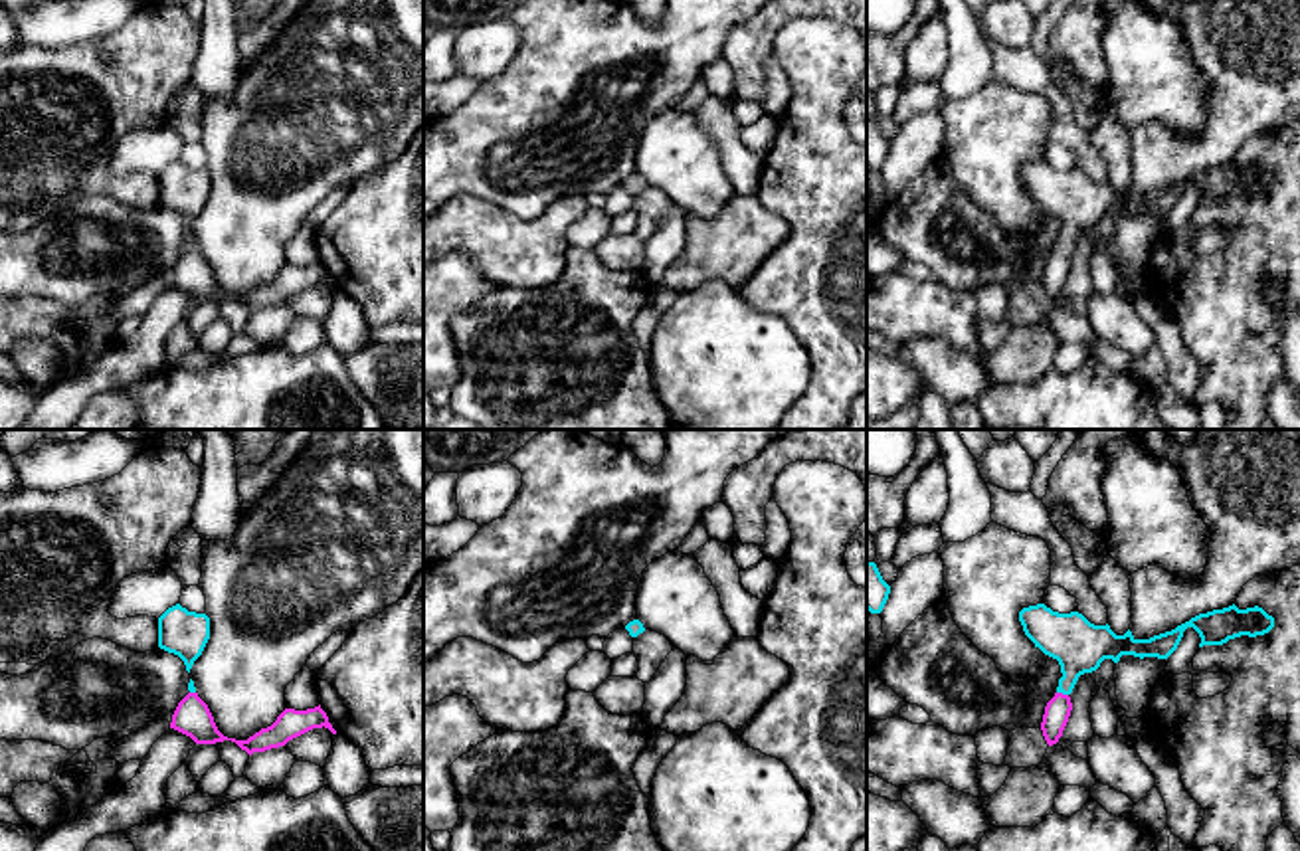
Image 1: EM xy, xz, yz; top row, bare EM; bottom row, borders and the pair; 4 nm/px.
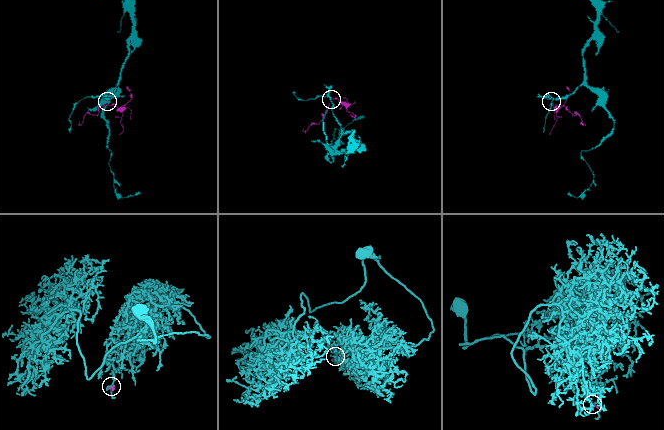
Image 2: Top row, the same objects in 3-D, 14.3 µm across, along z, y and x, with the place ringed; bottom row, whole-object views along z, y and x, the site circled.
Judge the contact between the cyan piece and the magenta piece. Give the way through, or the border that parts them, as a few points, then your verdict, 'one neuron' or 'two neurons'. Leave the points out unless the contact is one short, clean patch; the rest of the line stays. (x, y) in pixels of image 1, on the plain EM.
runs through yz (1079, 202), (1063, 250), (1057, 268); one neuron

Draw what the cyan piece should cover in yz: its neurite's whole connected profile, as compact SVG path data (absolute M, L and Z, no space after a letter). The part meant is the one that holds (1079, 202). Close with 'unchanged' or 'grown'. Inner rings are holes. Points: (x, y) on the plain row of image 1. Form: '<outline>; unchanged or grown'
M1045 160L1023 164L1019 178L1035 204L1059 218L1063 230L1041 279L1049 303L1057 301L1063 293L1072 267L1068 251L1078 234L1096 228L1104 216L1114 220L1122 212L1167 216L1177 206L1187 184L1199 190L1199 204L1223 202L1241 192L1264 192L1274 184L1274 174L1262 164L1239 166L1235 160L1199 170L1175 186L1150 196L1136 196L1130 186L1124 192L1116 192L1108 180L1094 182L1078 168L1059 170Z; grown

